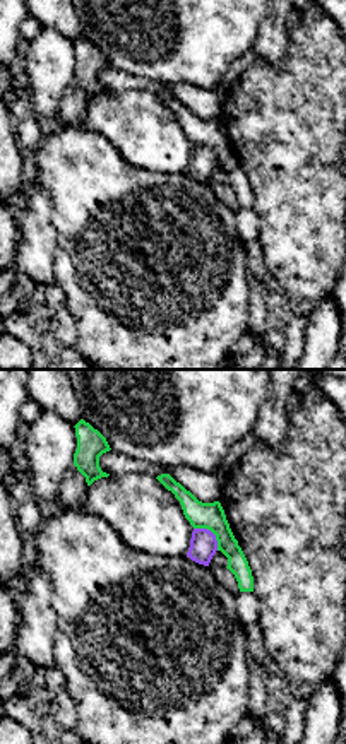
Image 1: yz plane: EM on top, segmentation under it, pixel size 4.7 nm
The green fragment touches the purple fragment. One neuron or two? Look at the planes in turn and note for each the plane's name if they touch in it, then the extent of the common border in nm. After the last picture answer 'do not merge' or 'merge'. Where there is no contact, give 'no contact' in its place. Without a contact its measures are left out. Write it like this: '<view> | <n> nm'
yz | 160 nm

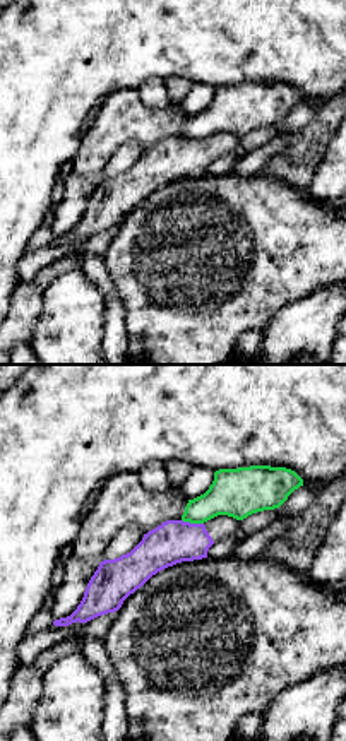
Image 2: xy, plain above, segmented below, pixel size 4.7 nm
xy | 110 nm

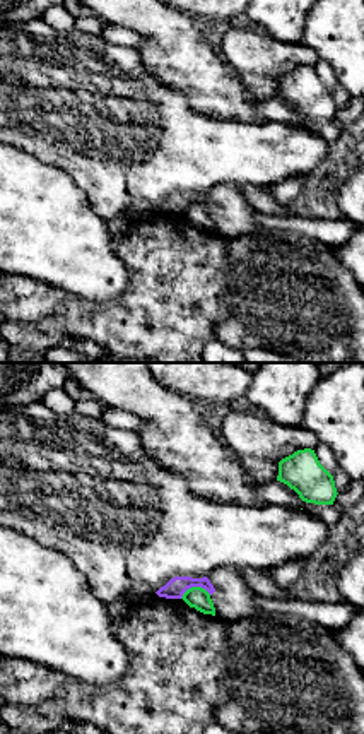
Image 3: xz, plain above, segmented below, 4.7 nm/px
xz | 150 nm

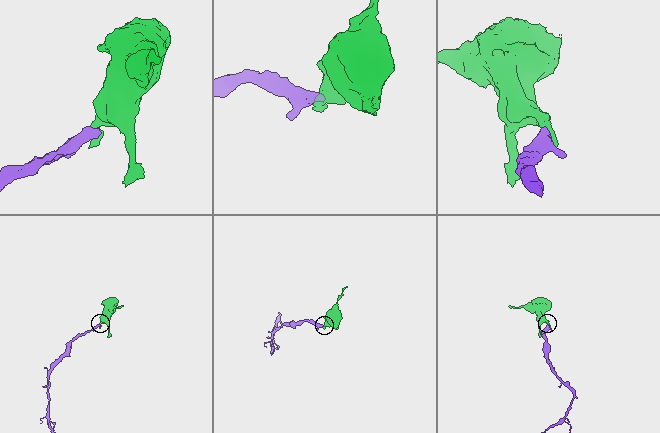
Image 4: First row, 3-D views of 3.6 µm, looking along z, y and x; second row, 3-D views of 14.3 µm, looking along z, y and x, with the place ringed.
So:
do not merge

